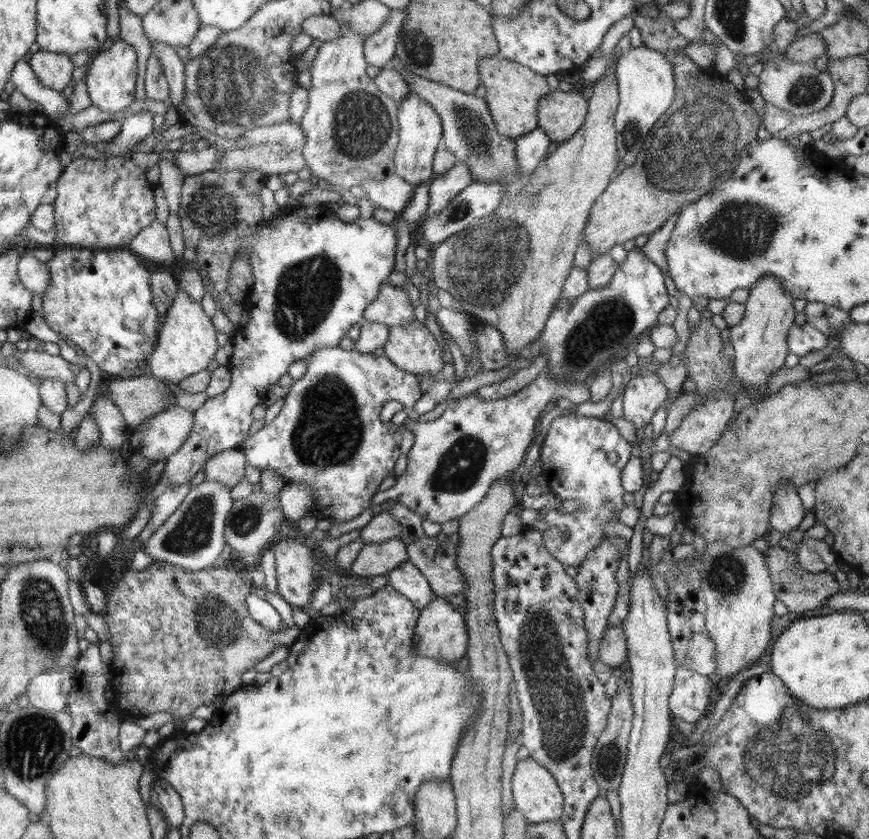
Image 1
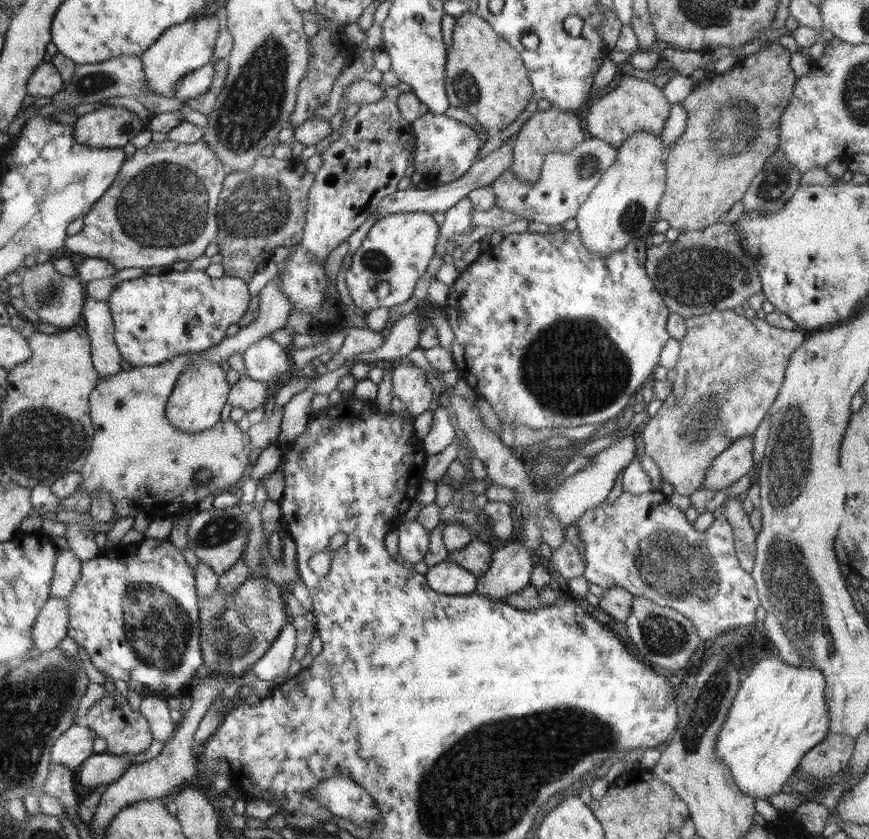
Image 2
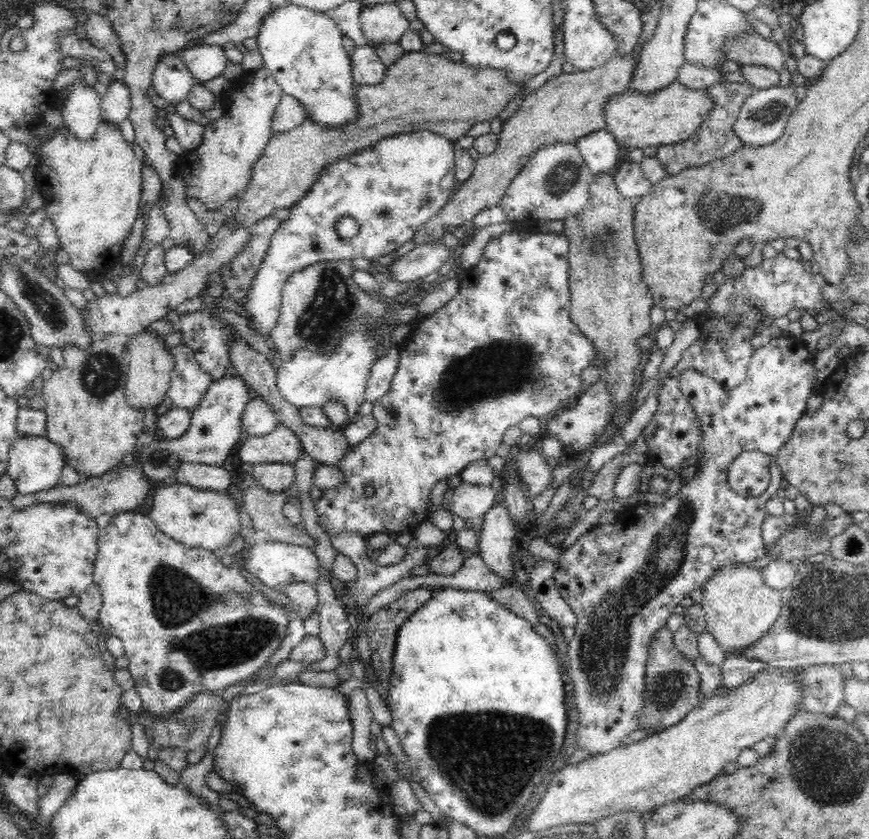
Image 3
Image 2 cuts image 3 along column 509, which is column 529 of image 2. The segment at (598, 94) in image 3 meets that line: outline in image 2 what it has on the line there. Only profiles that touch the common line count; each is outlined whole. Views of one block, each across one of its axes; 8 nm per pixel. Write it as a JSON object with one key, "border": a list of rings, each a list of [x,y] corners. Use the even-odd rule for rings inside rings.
{"border":[[[554,106],[546,110],[538,110],[511,138],[512,147],[514,147],[512,172],[516,174],[518,180],[522,180],[526,184],[536,184],[540,180],[542,164],[544,164],[546,154],[550,154],[554,150],[558,150],[562,154],[570,154],[584,140],[584,132],[580,127],[580,119],[576,113],[562,112],[562,110],[554,108]]]}

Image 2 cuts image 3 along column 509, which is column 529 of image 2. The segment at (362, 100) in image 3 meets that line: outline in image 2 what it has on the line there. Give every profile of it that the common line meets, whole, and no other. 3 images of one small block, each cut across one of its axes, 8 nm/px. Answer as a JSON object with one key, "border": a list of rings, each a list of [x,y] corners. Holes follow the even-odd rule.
{"border":[[[469,11],[456,19],[452,41],[444,80],[450,106],[463,108],[485,129],[504,130],[533,99],[528,69],[520,55],[482,17]]]}

